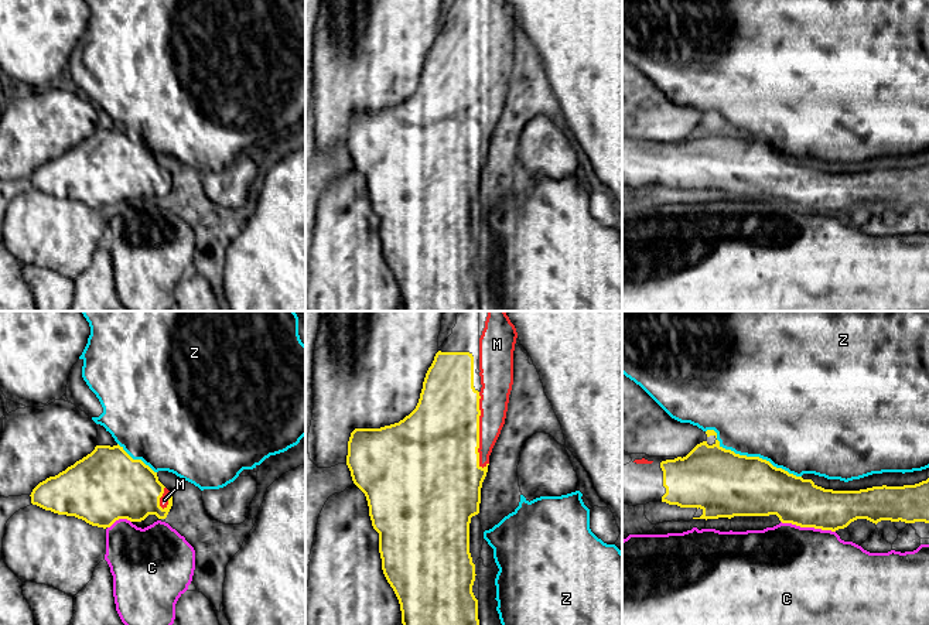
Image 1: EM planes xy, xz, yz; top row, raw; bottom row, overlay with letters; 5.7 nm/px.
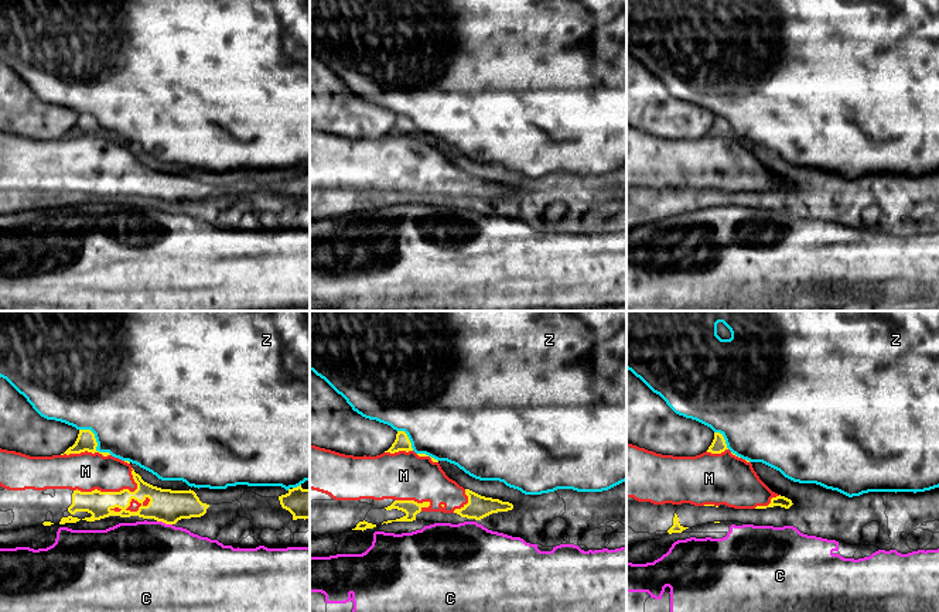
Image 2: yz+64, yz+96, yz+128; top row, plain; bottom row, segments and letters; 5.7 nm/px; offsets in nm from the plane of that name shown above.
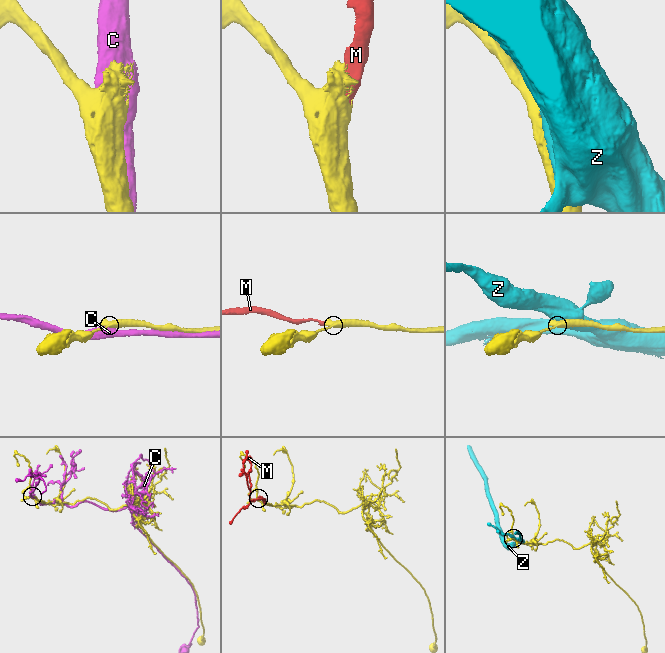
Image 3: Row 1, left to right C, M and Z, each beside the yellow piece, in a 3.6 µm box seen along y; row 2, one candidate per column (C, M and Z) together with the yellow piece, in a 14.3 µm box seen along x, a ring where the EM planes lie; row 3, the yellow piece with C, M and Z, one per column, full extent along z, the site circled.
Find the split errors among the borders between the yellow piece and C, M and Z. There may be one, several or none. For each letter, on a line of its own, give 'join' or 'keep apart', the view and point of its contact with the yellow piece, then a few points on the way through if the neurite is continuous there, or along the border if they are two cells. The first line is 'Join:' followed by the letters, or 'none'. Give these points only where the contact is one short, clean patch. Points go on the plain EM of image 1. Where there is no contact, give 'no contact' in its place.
Join: M
C: keep apart; meets yellow in yz at (808, 209)
M: join; meets yellow in xz at (478, 113)
Z: keep apart; meets yellow in yz at (750, 140)

